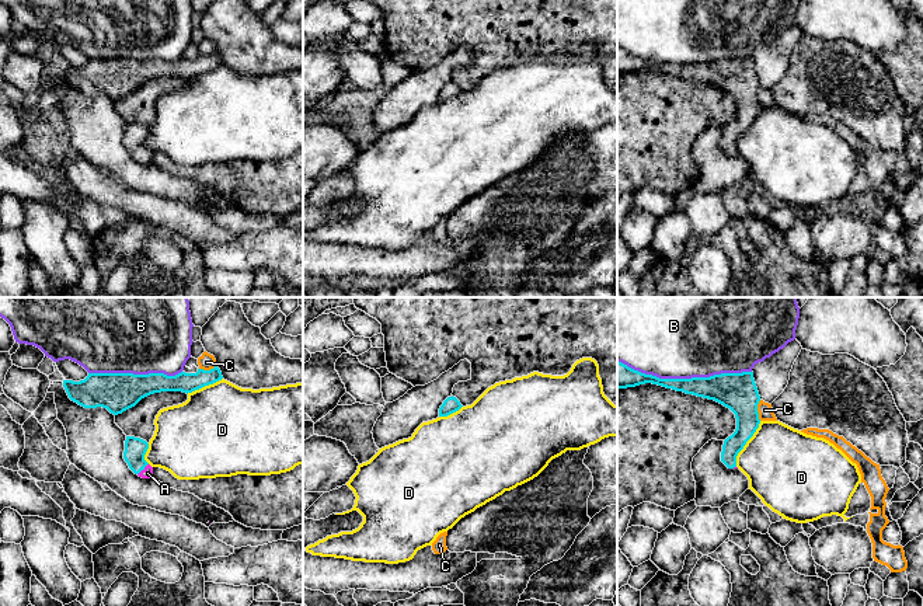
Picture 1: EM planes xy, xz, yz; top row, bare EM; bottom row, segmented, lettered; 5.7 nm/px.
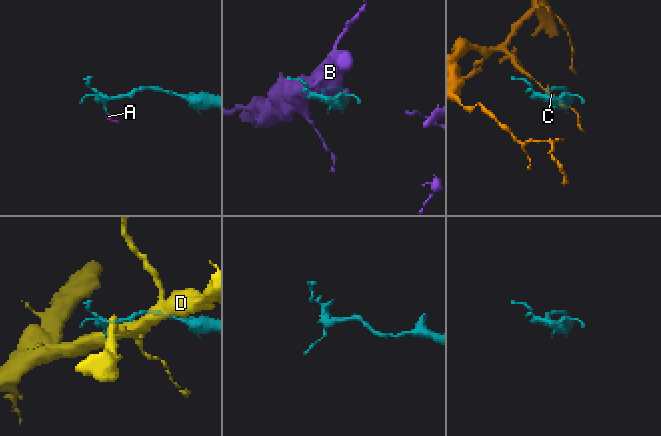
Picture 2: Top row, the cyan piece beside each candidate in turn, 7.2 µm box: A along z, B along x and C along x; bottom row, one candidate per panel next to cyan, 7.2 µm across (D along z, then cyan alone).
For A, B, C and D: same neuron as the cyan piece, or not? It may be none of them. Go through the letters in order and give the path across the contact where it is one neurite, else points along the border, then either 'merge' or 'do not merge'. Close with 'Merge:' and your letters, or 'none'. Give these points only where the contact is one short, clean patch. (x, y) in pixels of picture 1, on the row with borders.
A: runs through xy (135, 448), (135, 460), (143, 469), (147, 473); merge
B: do not merge
C: do not merge
D: do not merge
Merge: A

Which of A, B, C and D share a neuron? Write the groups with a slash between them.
A / B / C / D

